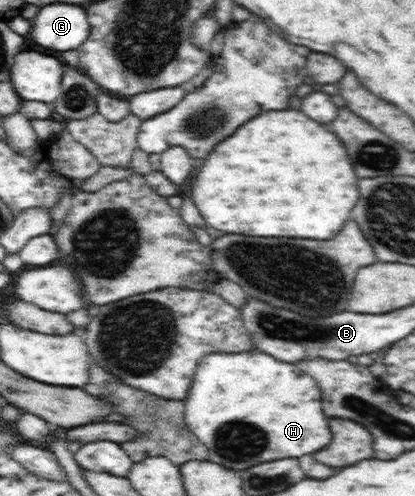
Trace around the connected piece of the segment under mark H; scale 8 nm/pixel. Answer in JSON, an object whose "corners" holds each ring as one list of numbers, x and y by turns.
{"corners":[[254,348,252,352,206,356,206,360,198,364,198,372,194,374,190,391,183,402,186,425,192,426,190,430,206,444,210,452,208,460,232,470,246,470,254,464,280,458,300,458,322,450,332,438,314,378,296,370,292,364,280,362]]}

